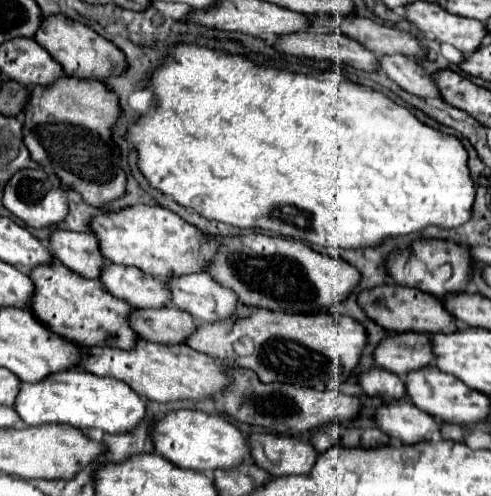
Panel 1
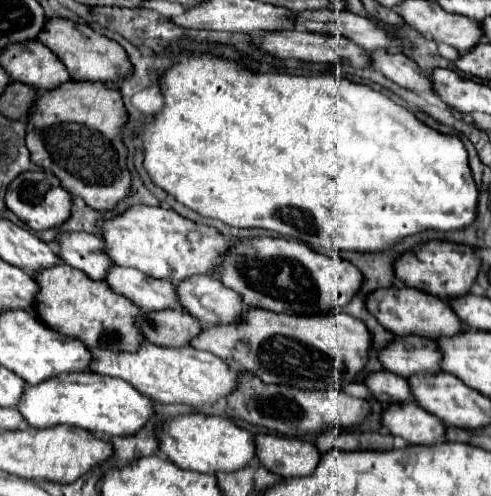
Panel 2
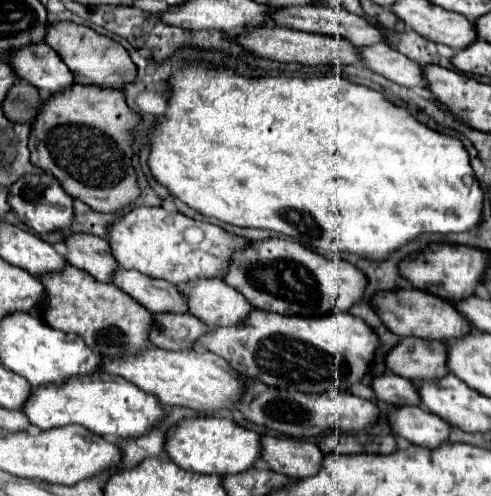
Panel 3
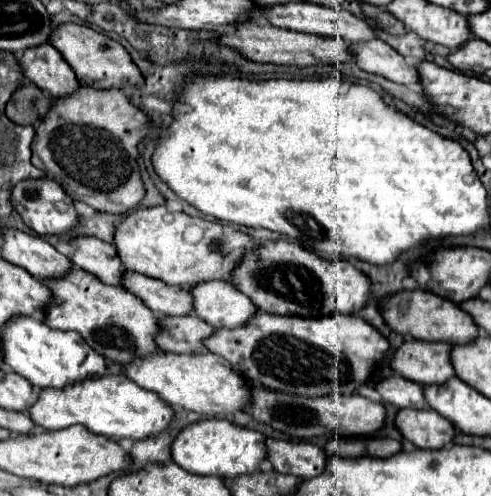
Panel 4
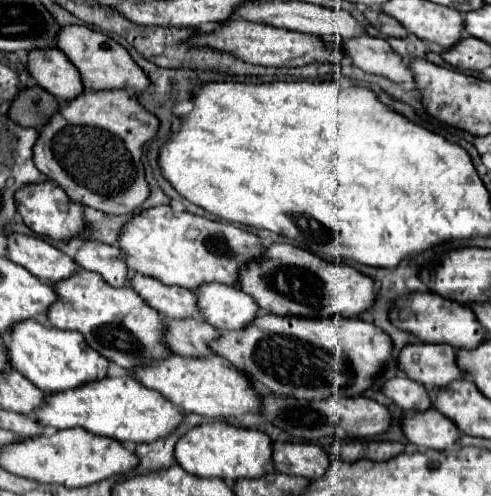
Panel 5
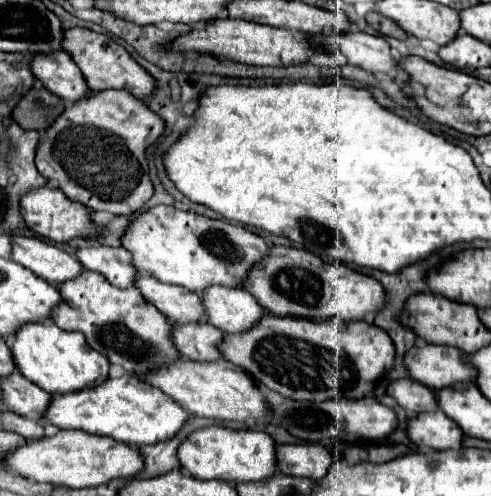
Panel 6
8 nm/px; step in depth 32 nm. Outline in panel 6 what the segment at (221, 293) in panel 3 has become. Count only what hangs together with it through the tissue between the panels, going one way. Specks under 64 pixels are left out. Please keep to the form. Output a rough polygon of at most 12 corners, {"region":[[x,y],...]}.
{"region":[[212,286],[208,322],[228,334],[248,330],[264,308],[244,288]]}

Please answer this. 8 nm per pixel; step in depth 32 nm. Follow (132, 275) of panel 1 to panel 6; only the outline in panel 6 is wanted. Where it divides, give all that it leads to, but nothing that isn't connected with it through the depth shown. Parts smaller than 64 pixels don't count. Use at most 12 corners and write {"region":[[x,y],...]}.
{"region":[[138,274],[134,286],[172,322],[206,320],[200,296]]}

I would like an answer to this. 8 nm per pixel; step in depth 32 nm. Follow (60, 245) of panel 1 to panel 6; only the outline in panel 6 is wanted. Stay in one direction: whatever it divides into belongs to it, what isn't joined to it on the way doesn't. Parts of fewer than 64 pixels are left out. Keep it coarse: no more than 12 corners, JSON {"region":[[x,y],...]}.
{"region":[[98,242],[76,254],[112,286],[134,286],[136,268],[124,248]]}

